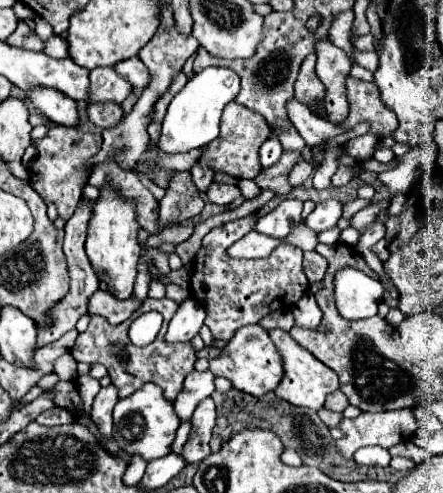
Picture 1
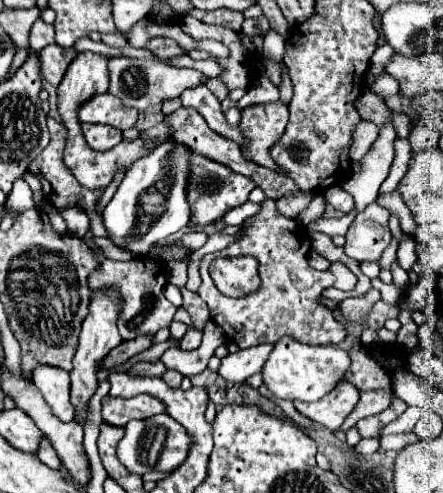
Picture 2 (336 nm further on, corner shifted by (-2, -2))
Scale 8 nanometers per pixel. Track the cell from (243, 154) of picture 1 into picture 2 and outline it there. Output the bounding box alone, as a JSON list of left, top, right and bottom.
[240,101,288,175]

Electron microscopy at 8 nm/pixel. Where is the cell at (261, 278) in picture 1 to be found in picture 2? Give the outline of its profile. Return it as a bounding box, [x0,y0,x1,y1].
[198,199,356,349]

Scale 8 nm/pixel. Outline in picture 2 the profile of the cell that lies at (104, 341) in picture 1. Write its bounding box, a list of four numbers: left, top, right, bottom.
[102,395,164,427]

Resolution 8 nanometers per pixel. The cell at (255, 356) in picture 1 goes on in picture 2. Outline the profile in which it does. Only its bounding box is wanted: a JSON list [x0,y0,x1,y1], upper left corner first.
[262,337,350,401]

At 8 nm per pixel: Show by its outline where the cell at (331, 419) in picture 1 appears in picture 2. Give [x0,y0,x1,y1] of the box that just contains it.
[354,437,380,455]

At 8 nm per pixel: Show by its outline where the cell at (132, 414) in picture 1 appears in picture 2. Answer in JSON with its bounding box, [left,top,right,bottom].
[118,415,190,475]

